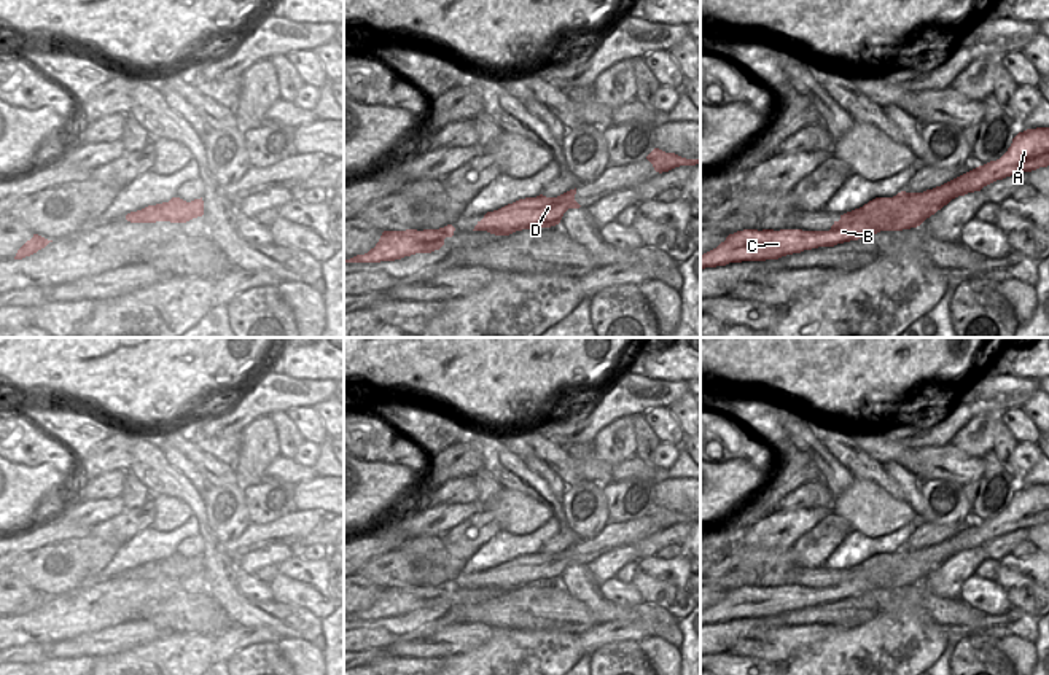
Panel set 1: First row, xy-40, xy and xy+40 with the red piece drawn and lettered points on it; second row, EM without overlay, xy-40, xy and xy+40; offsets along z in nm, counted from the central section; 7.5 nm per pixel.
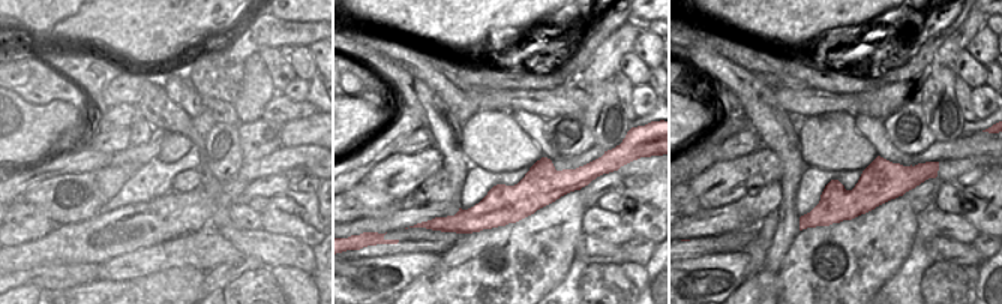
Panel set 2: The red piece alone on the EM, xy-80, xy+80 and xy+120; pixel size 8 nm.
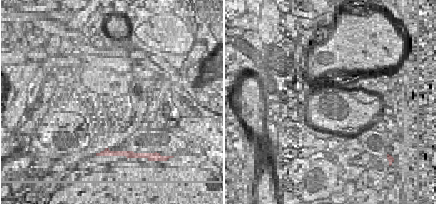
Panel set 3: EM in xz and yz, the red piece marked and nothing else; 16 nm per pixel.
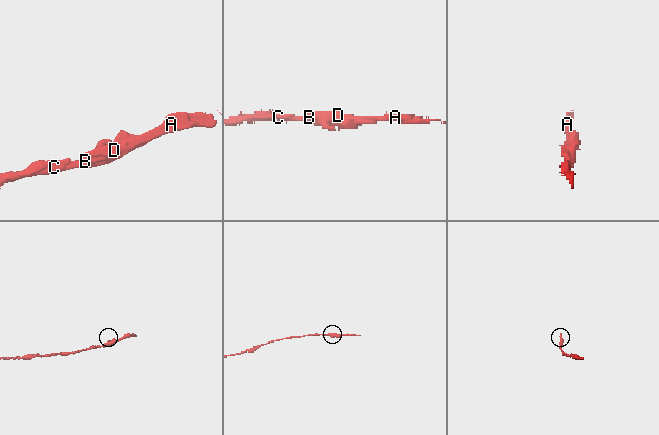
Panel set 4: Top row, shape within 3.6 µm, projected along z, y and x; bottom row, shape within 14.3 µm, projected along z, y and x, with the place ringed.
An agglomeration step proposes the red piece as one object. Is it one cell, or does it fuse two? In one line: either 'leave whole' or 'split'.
leave whole

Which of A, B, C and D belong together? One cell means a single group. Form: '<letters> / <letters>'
A B C D

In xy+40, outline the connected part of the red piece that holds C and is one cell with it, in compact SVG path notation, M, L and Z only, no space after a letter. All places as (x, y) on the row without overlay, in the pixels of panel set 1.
M1049 484L1019 489L996 517L979 522L941 543L923 549L901 548L893 554L875 554L860 565L840 572L829 587L743 586L729 591L716 605L700 611L700 626L742 618L778 616L818 603L858 597L880 587L920 583L952 556L981 548L984 543L1049 522Z

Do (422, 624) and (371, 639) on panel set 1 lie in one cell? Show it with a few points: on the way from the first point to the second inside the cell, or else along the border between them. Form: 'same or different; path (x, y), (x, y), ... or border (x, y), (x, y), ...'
same; path (409, 626), (384, 632)

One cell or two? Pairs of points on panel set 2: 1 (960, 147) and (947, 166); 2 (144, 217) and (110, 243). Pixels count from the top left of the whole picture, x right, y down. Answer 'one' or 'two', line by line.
1: two
2: one

